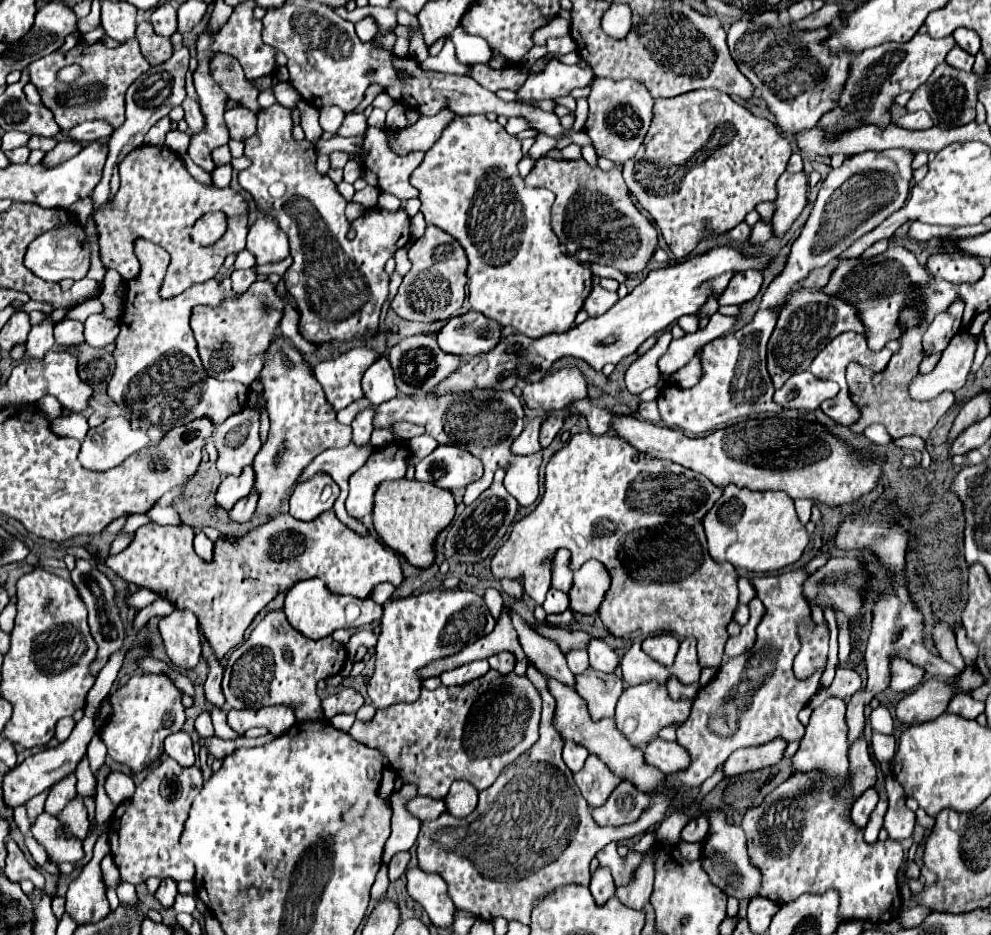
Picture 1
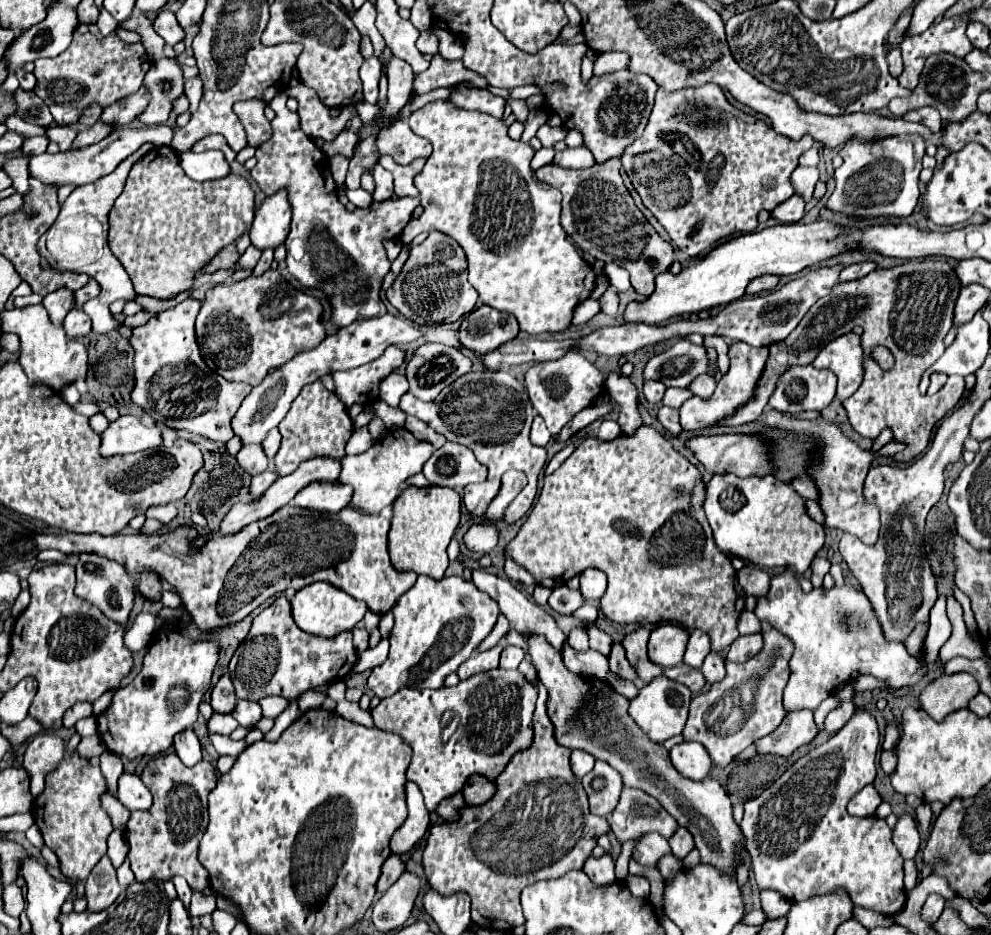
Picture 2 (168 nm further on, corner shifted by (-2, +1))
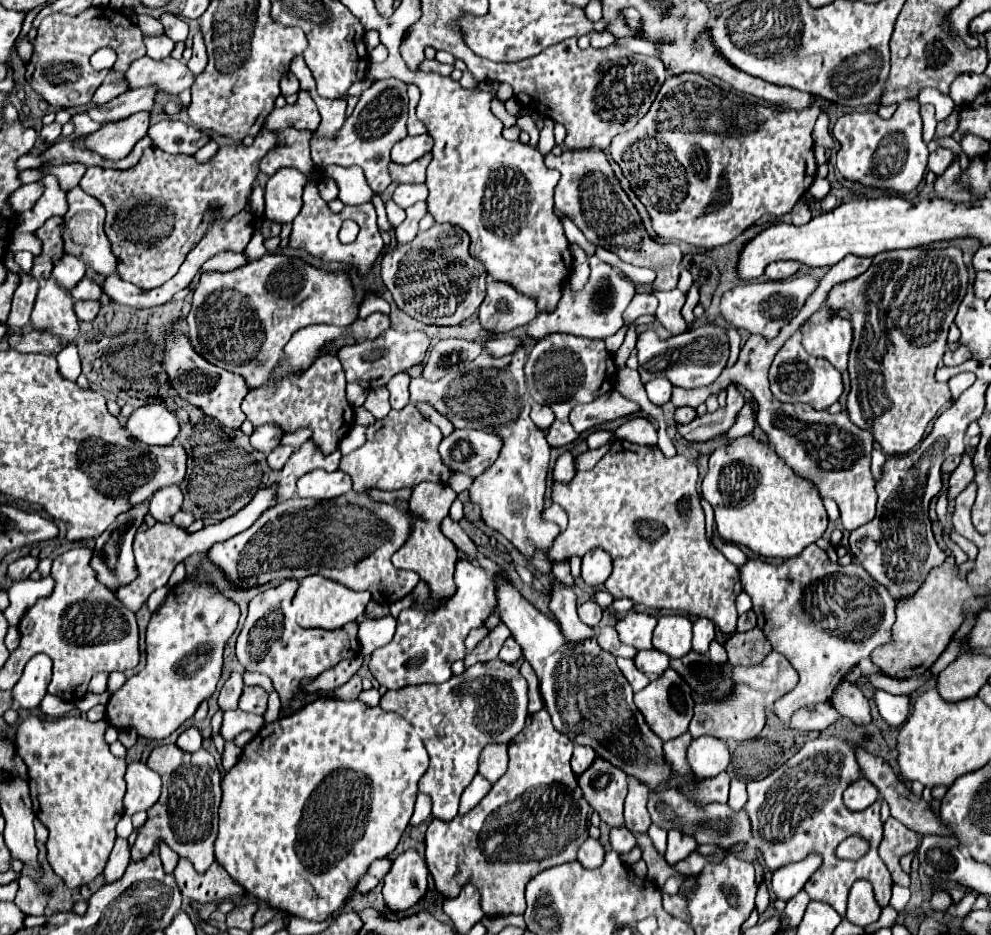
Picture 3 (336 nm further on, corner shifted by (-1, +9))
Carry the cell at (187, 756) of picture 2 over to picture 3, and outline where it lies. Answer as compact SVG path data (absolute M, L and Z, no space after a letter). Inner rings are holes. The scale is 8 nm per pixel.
M189 727L179 735L177 747L181 747L183 751L197 751L197 749L201 749L201 741L203 741L203 737L201 737L199 729Z

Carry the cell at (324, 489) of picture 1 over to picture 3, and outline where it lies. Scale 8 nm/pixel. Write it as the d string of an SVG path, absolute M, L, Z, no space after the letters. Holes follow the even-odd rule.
M315 469L315 471L305 473L297 483L299 497L309 497L309 499L317 499L317 501L335 499L349 491L351 491L351 477L339 469L333 473Z

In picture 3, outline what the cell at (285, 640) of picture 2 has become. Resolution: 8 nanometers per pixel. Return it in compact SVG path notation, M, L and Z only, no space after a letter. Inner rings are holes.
M287 579L277 587L269 587L265 591L261 591L251 603L249 603L249 615L245 619L243 631L237 637L237 659L239 663L245 667L245 671L259 671L265 673L271 681L275 691L281 695L281 705L287 709L287 713L299 709L303 705L303 697L305 693L299 693L299 685L303 679L315 679L317 675L321 675L325 669L337 665L341 659L351 659L359 655L359 639L357 639L357 621L351 621L339 629L303 629L299 627L293 617L291 617L291 601L295 597L295 591L299 587L299 581L295 579Z

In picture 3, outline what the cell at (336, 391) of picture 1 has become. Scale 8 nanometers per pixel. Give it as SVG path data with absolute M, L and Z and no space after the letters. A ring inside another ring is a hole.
M387 329L379 339L367 339L363 343L357 343L353 347L343 347L337 351L347 381L355 381L365 389L375 389L379 385L385 385L393 375L399 371L405 371L407 367L421 363L431 347L431 339L423 331L399 331L399 329Z

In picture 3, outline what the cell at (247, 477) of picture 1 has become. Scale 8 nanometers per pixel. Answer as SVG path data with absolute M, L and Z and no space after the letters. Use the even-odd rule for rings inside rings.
M269 423L269 425L261 425L253 431L251 435L251 445L261 451L261 453L271 453L275 447L279 447L281 443L281 437L285 433L279 431L279 427L275 427L275 423Z

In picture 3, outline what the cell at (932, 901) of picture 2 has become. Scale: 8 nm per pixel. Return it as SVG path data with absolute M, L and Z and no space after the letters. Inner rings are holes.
M935 891L933 897L931 897L933 909L935 911L941 911L941 913L945 913L945 909L949 909L951 903L953 903L953 899L951 899L951 895L947 891Z

